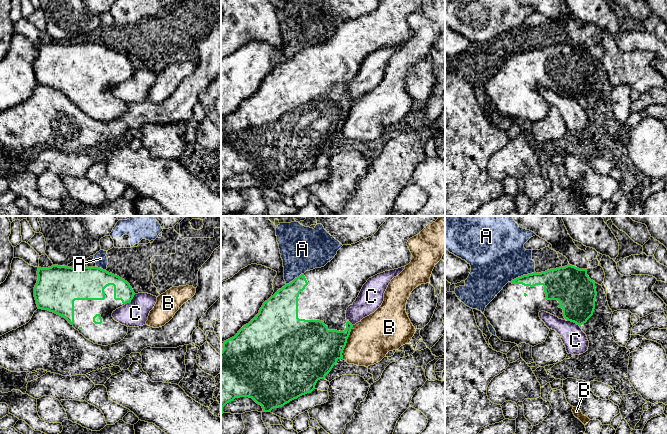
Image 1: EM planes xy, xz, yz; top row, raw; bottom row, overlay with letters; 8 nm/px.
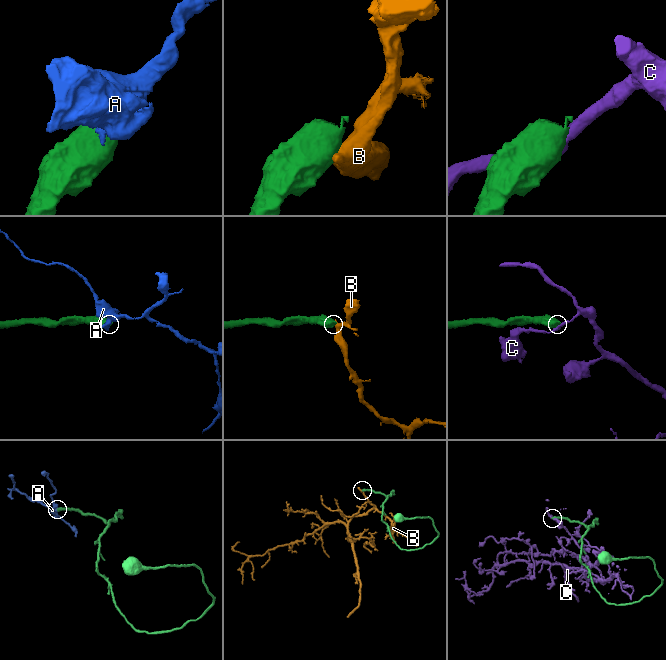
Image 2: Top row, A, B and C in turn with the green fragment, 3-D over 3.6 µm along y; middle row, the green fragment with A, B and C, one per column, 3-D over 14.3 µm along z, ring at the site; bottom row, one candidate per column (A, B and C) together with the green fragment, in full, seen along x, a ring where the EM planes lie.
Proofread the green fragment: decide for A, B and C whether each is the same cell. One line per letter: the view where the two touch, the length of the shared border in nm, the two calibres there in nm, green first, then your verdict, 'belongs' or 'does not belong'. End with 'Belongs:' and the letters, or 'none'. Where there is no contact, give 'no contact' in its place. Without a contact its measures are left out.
A: yz | 220 nm | 190/440 nm | does not belong
B: xz | 280 nm | 380/340 nm | does not belong
C: xy | 120 nm | 150/200 nm | does not belong
Belongs: none

